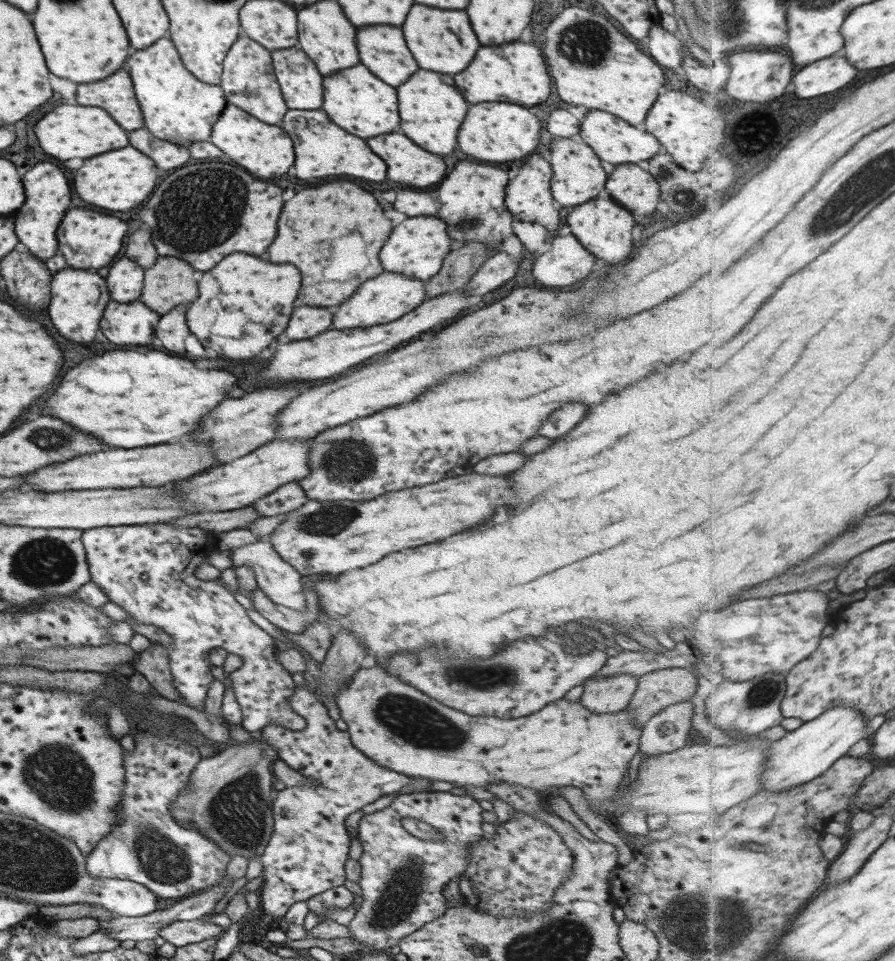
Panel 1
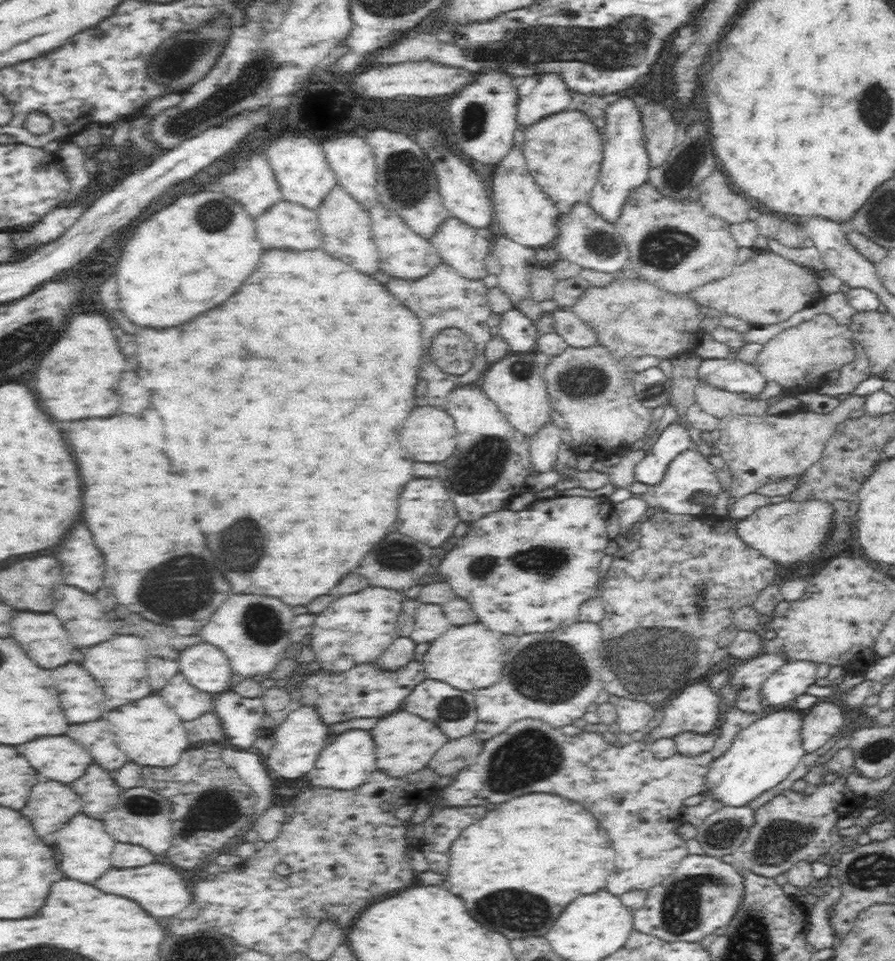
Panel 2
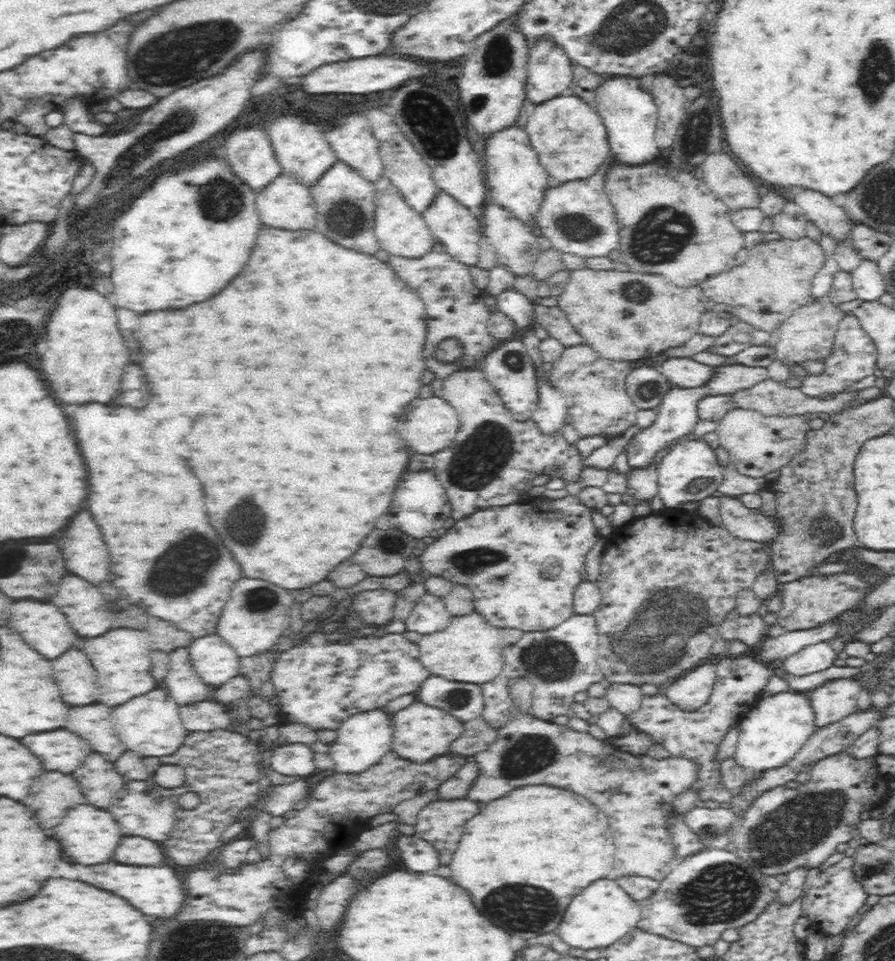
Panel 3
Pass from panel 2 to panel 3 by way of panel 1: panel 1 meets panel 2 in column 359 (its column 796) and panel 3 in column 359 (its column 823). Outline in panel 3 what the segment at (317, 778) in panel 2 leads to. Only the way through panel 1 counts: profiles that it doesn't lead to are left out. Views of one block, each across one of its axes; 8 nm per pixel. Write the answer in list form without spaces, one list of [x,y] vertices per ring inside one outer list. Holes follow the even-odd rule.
[[[384,708],[374,709],[365,713],[355,714],[353,717],[342,722],[342,724],[336,728],[338,737],[329,744],[328,754],[334,761],[334,765],[332,766],[333,772],[356,776],[357,774],[366,772],[378,761],[385,759],[386,755],[392,755],[393,729],[392,725],[390,725],[390,722],[392,722],[392,715],[394,714],[389,714]]]

